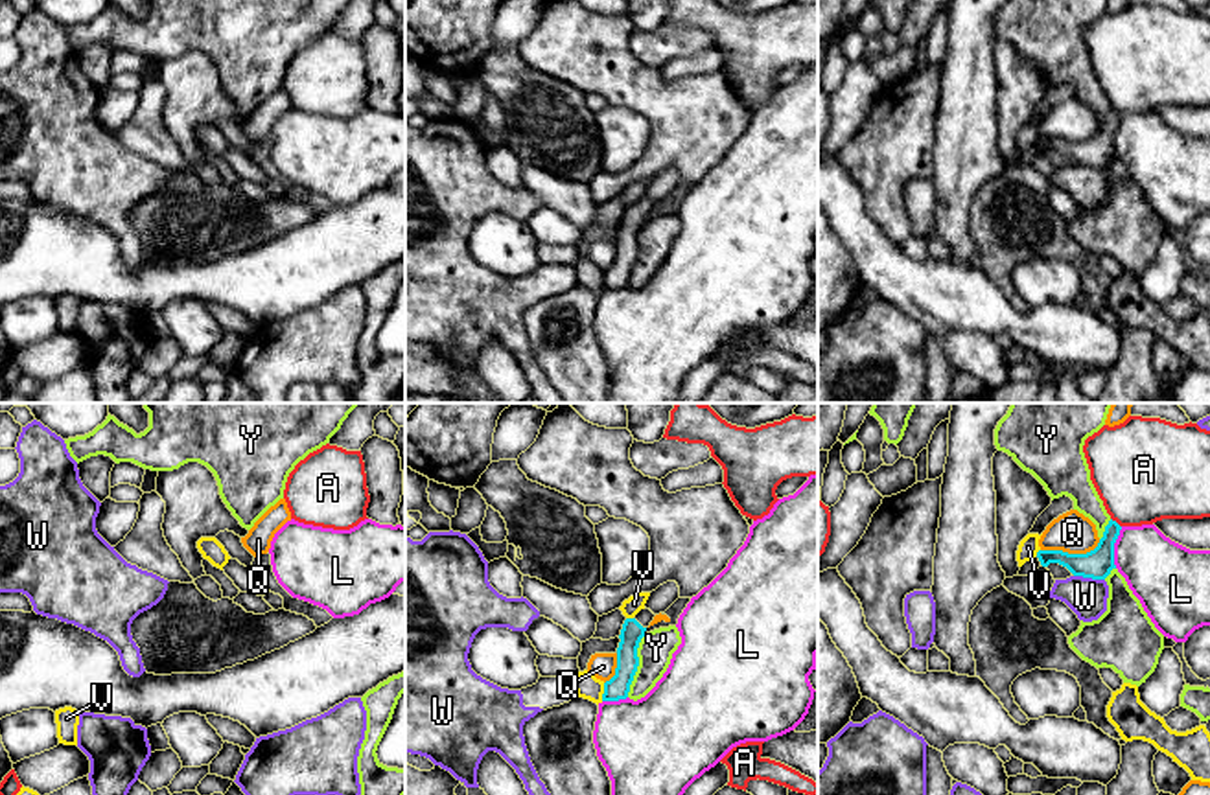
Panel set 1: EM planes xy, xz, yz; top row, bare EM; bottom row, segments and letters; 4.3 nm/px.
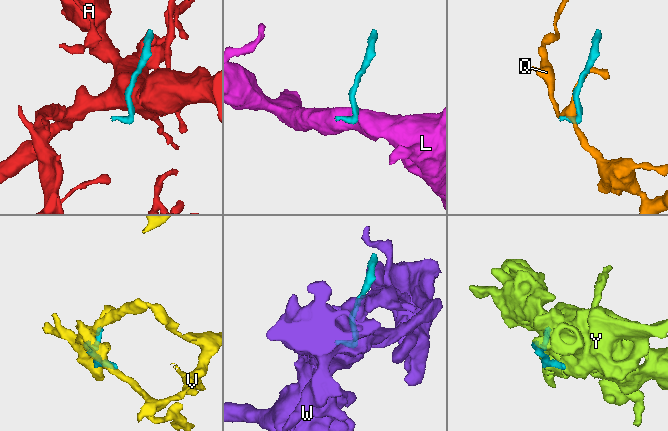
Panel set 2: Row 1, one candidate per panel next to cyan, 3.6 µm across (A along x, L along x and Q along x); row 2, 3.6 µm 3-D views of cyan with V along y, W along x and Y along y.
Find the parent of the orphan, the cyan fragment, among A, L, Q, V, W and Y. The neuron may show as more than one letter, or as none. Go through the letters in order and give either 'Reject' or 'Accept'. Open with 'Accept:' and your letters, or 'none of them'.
Accept: none of them
A: Reject
L: Reject
Q: Reject
V: Reject
W: Reject
Y: Reject

